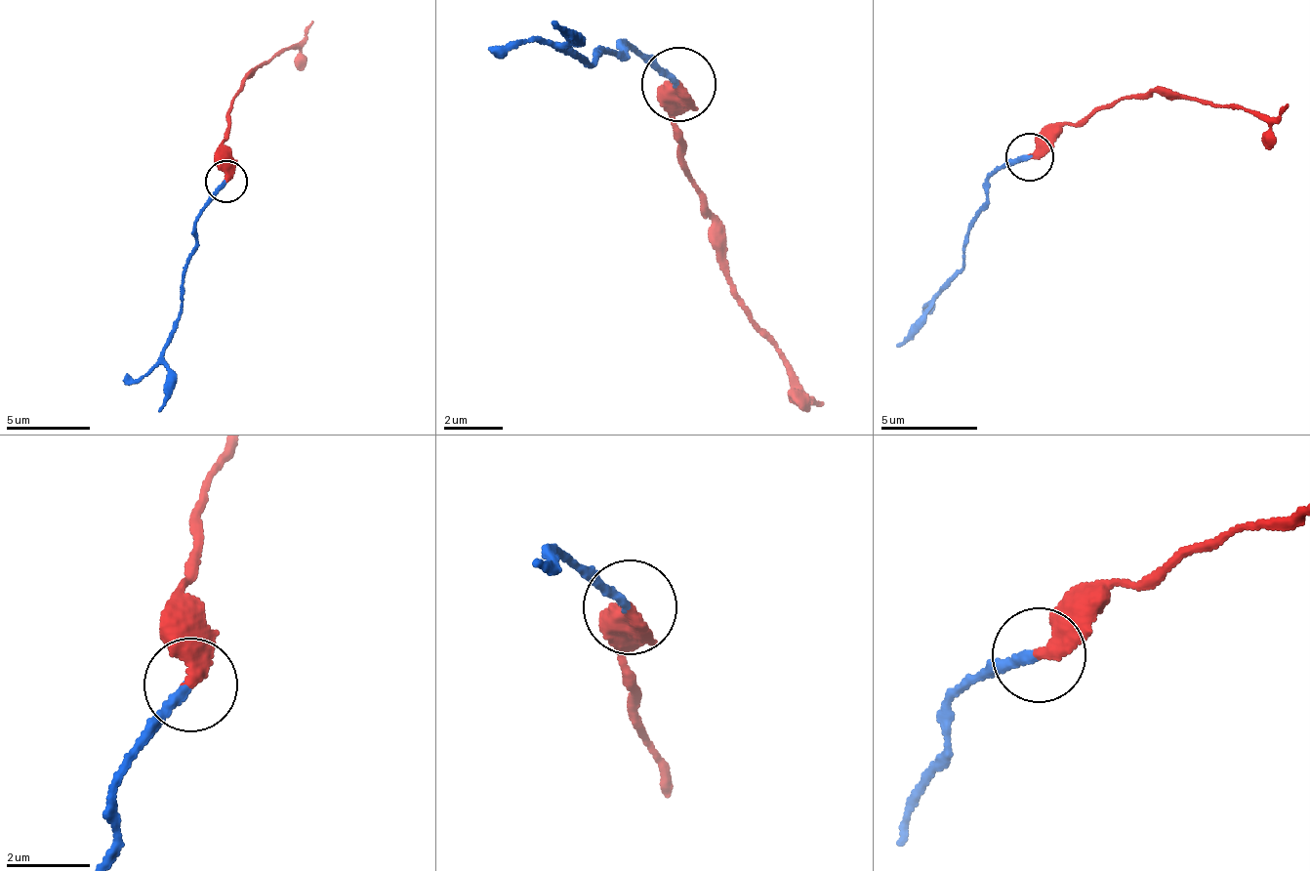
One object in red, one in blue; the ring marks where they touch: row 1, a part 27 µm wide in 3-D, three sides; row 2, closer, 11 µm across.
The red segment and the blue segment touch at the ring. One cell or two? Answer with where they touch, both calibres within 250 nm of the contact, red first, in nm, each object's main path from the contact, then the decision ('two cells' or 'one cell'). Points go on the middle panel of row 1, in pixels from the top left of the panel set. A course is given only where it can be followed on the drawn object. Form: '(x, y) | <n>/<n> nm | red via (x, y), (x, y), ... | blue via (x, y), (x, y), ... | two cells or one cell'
(678, 84) | 400/220 nm | red via (676, 81), (672, 117), (718, 266), (799, 397), (823, 400) | blue via (676, 81), (622, 47), (620, 60), (596, 48), (593, 66), (561, 51), (566, 30), (551, 21) | two cells

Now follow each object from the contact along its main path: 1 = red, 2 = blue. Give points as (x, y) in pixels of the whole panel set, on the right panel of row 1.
1: (1028, 155), (1067, 122), (1120, 100), (1187, 95), (1277, 115), (1286, 103)
2: (1028, 155), (991, 178), (986, 209), (967, 230), (962, 271), (939, 295), (905, 342), (895, 347)

